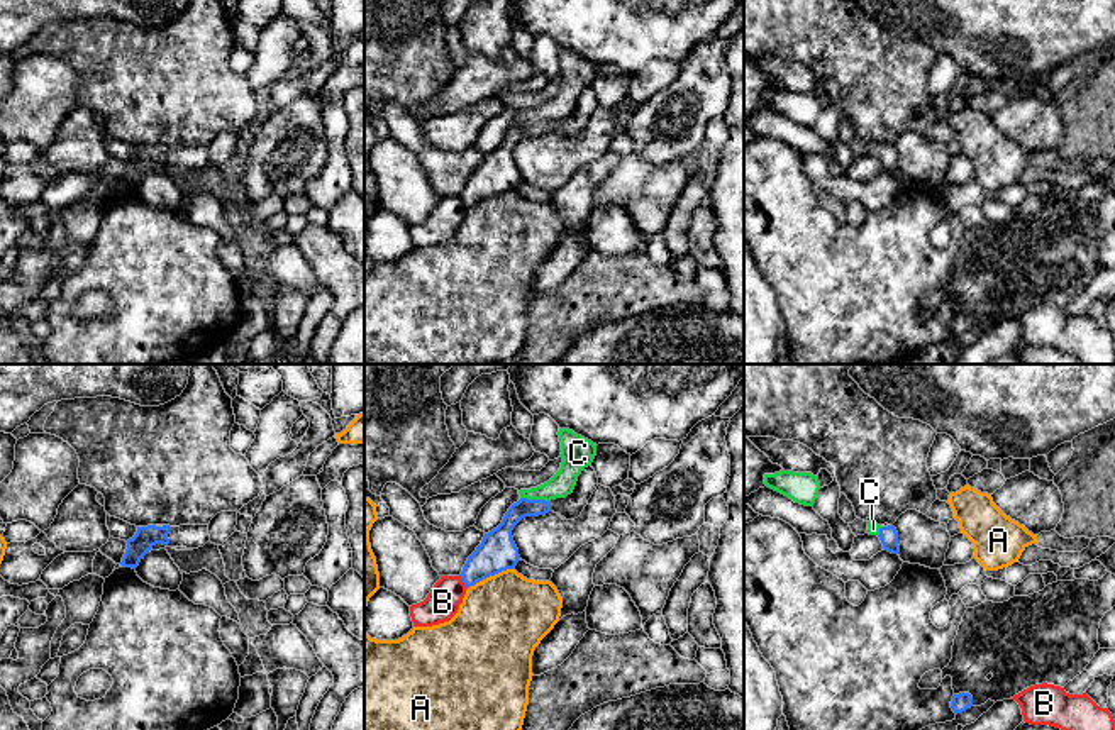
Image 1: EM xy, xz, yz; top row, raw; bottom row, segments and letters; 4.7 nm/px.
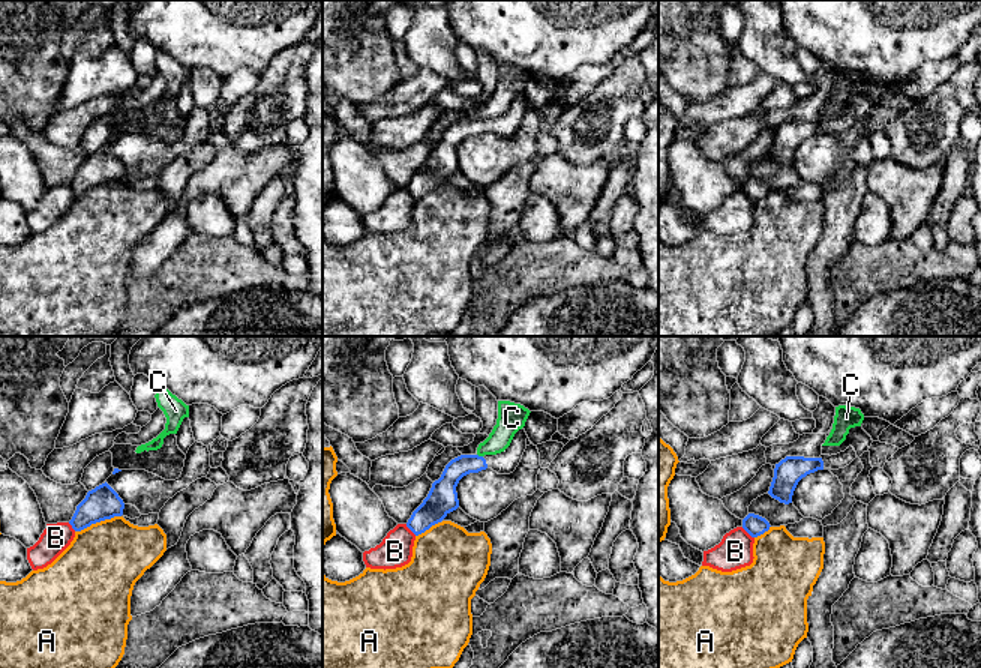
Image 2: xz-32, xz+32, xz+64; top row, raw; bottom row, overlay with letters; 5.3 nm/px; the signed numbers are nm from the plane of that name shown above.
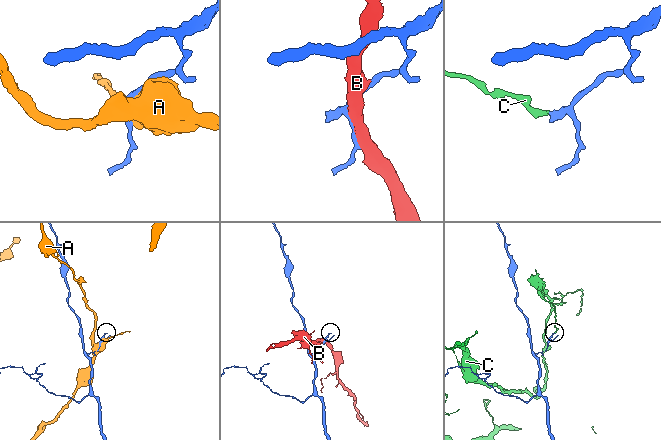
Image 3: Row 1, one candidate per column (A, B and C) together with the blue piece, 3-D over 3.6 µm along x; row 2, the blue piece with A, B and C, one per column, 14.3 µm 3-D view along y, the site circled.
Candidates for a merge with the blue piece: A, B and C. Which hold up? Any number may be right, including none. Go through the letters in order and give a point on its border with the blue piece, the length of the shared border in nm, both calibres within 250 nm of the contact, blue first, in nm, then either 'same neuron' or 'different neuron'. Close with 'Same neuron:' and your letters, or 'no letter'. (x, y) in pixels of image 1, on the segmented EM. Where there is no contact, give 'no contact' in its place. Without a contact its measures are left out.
A: contact xz (490, 575); length 240 nm; calibres 180 and 420 nm; different neuron
B: contact xz (463, 581); length 80 nm; calibres 180 and 160 nm; different neuron
C: contact xz (536, 500); length 150 nm; calibres 120 and 120 nm; same neuron
Same neuron: C

